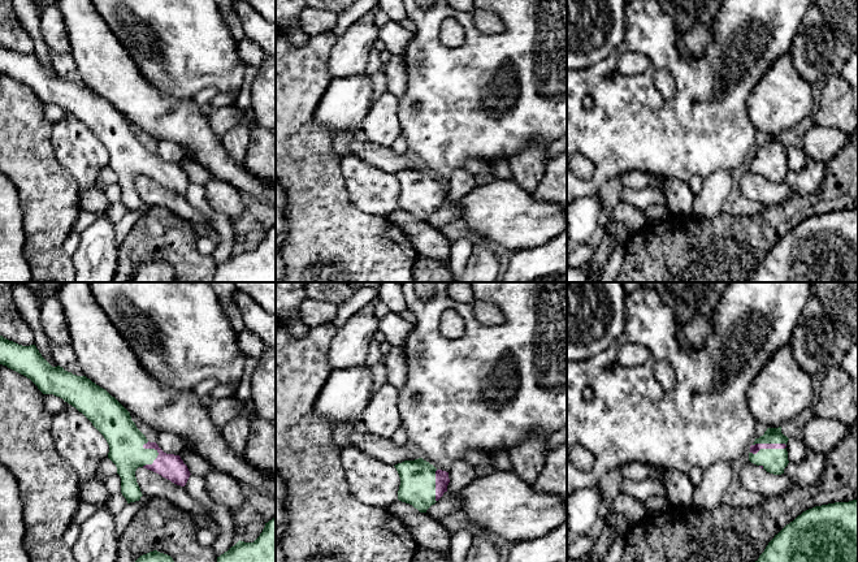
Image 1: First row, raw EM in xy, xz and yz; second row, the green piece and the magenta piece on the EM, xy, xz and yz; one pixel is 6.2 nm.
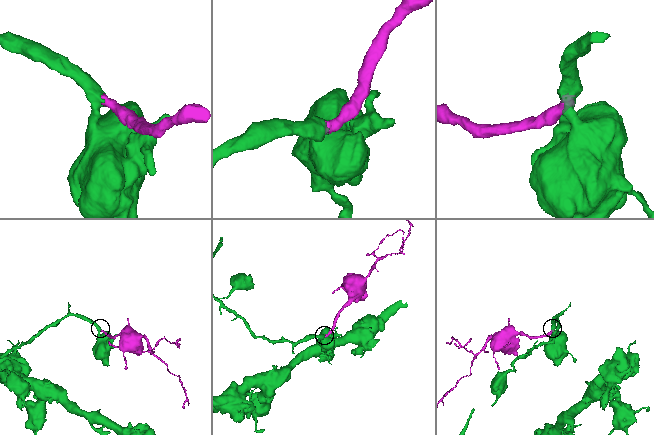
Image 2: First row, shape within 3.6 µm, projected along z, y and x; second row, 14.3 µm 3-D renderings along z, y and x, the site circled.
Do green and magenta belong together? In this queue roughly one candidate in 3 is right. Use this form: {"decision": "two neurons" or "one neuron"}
{"decision": "one neuron"}

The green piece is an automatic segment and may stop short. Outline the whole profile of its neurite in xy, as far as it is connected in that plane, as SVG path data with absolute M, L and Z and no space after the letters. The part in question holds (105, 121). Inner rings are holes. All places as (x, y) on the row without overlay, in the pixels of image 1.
M0 44L0 73L30 87L43 103L53 103L82 121L109 154L108 167L121 186L127 212L143 204L136 191L138 176L151 178L185 195L190 180L179 164L164 161L150 151L131 129L130 121L105 98L86 85L52 75L35 53L22 55Z

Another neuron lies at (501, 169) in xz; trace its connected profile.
M497 160L488 163L495 180L512 180L514 174L507 160Z

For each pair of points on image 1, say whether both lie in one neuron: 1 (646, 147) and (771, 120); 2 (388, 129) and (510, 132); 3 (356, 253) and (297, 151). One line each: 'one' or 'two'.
1: two
2: two
3: one

